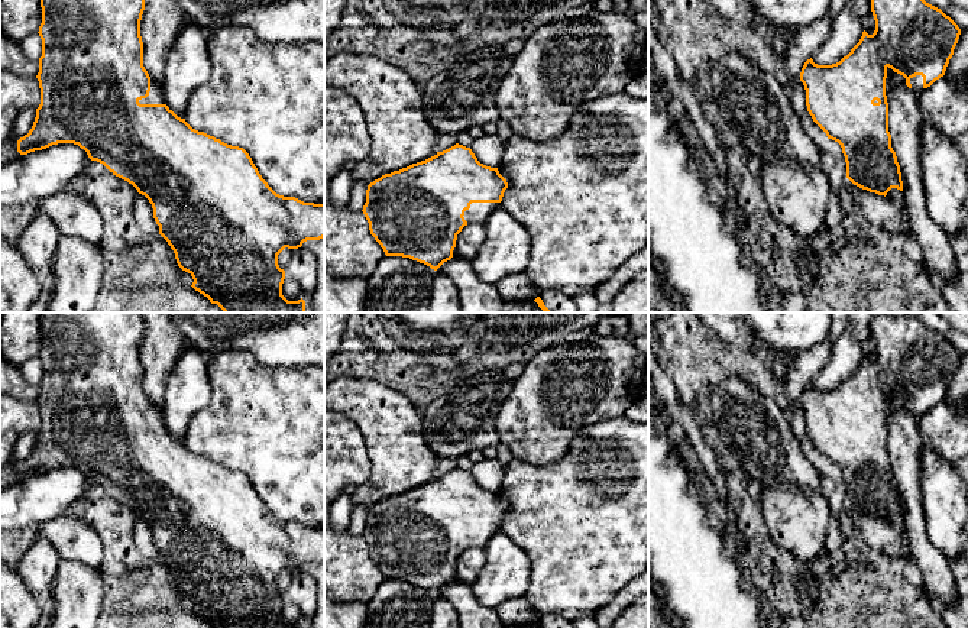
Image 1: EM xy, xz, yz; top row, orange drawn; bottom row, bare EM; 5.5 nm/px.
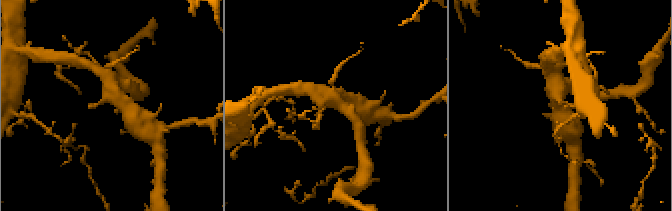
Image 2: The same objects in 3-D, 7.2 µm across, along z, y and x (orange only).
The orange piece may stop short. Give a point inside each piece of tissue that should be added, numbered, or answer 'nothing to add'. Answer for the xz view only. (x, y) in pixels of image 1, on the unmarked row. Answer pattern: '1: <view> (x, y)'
1: xz (479, 536)

